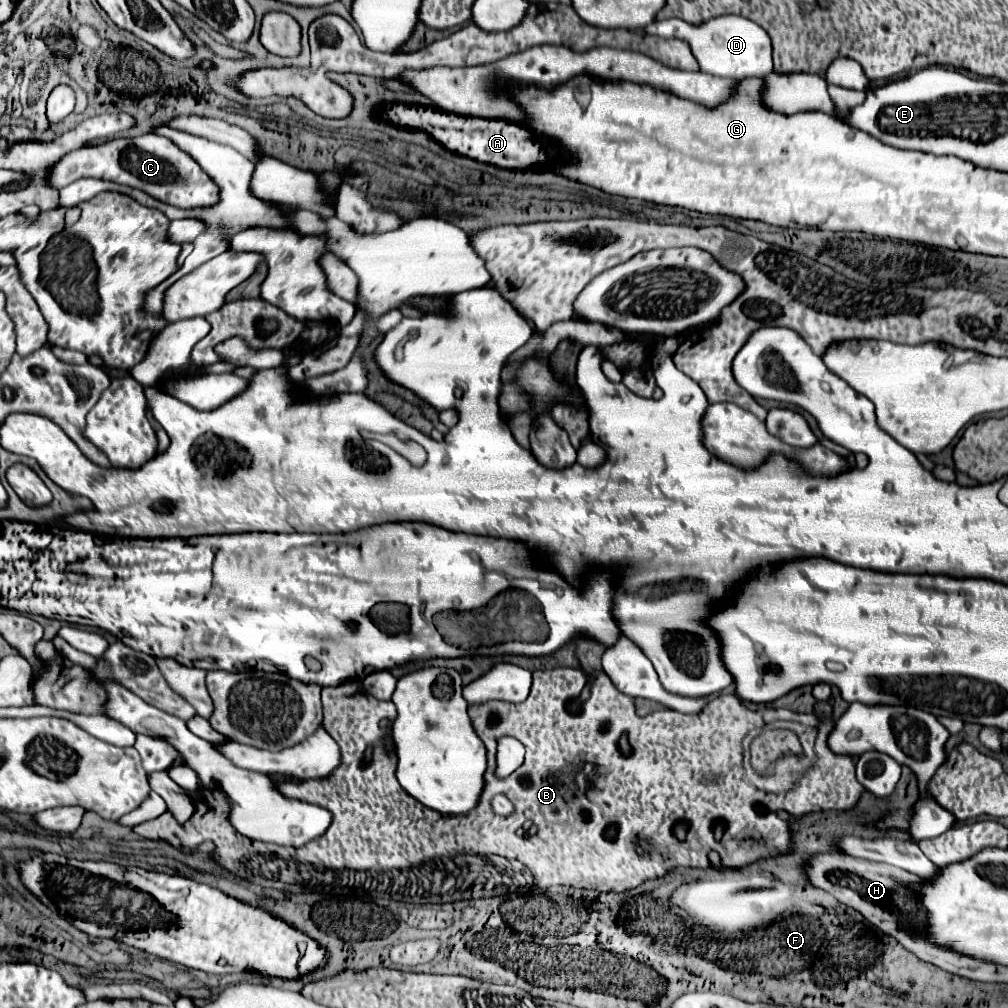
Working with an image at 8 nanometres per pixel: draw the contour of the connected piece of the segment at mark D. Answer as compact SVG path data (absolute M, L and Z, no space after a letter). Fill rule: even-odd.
M718 16L704 24L688 24L680 18L668 18L660 22L652 22L644 29L646 34L656 34L660 38L680 38L682 42L688 42L694 58L700 64L700 70L712 76L722 78L734 78L744 80L752 76L766 76L772 72L772 44L768 34L752 20L742 16Z

